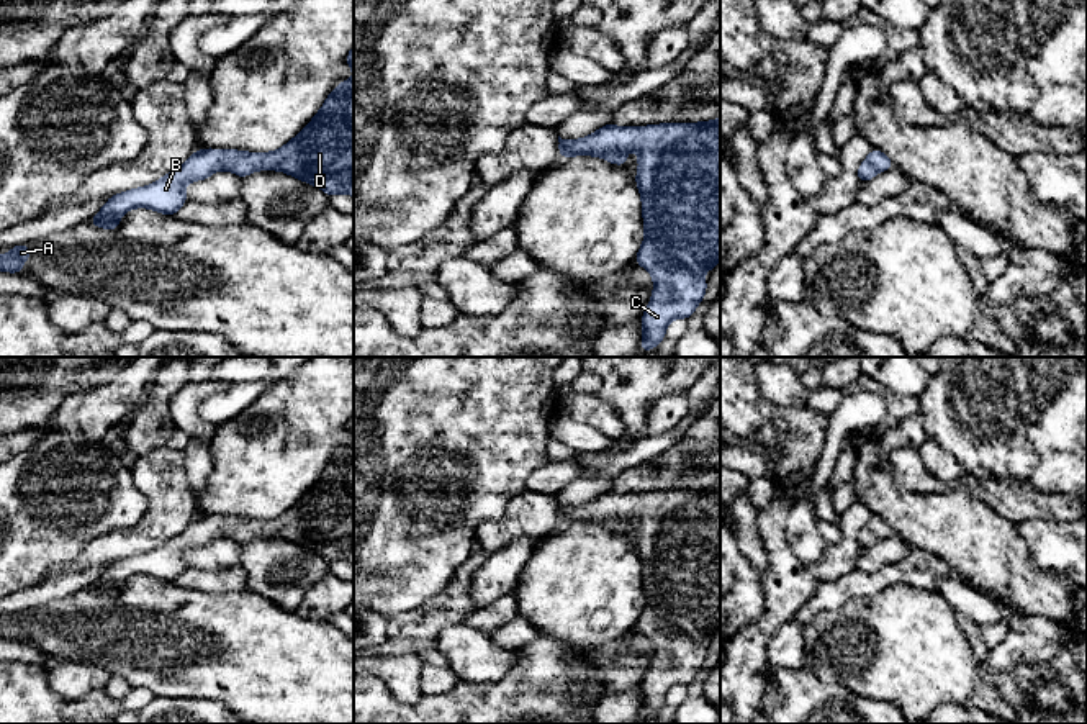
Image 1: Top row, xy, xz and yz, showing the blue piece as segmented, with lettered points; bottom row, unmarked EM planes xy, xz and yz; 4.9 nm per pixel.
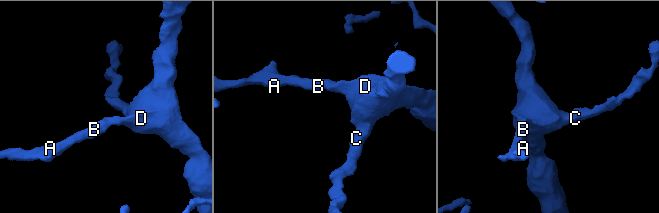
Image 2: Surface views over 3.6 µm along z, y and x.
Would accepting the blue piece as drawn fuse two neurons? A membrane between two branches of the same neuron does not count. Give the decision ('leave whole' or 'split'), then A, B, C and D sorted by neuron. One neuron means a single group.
leave whole; groups A B C D

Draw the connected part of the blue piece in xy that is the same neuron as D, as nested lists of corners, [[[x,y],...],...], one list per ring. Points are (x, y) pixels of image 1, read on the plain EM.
[[[354,444],[342,447],[326,465],[316,483],[283,514],[273,519],[254,521],[232,516],[201,516],[178,536],[157,549],[118,560],[88,590],[103,596],[116,596],[120,583],[133,575],[151,575],[164,581],[177,581],[185,568],[185,552],[211,544],[216,537],[234,539],[241,545],[255,537],[280,537],[298,547],[319,554],[326,562],[345,560],[354,563]]]

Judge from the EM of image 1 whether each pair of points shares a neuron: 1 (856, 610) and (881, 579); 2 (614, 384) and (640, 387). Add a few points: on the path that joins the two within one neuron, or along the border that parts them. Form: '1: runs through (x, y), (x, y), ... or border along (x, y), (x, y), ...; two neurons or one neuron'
1: border along (904, 583), (852, 597), (832, 610); two neurons
2: runs through (621, 387), (634, 387); one neuron

